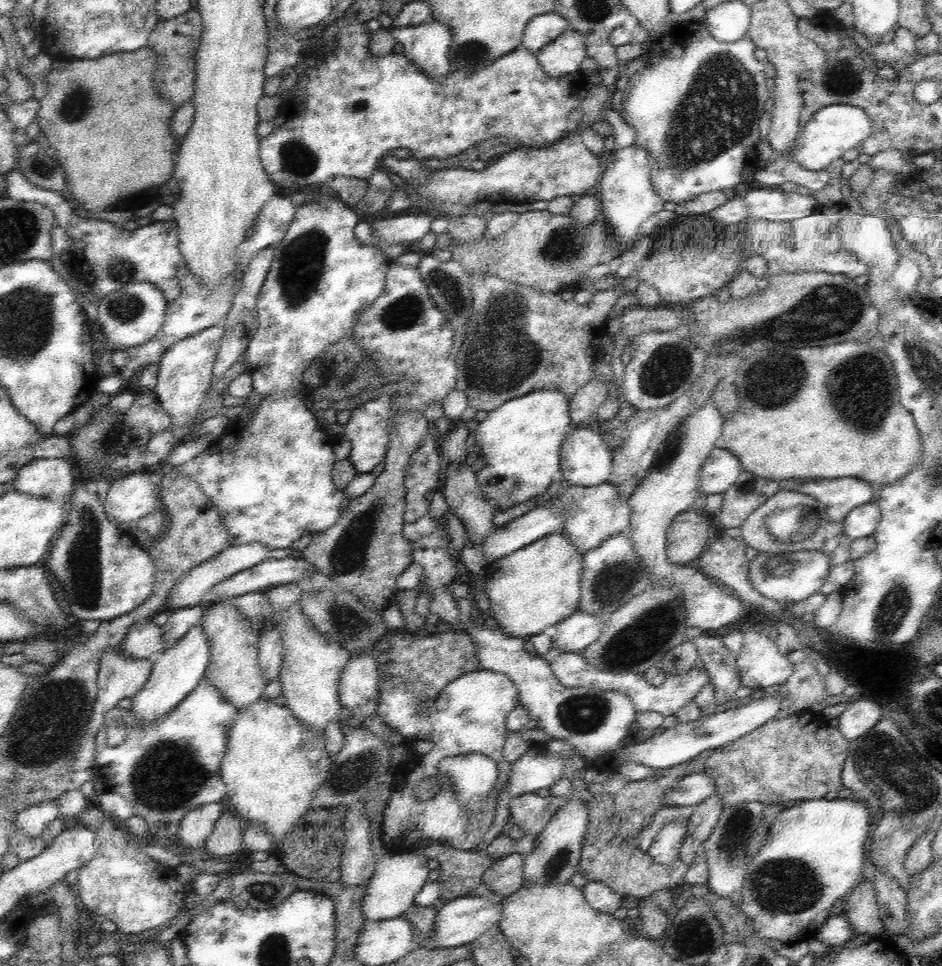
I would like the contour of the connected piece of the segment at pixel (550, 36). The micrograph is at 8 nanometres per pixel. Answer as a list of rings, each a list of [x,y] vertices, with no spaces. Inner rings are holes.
[[[541,13],[534,16],[526,28],[524,28],[520,48],[526,49],[535,54],[551,40],[558,38],[562,32],[568,30],[570,24],[568,20],[559,13]]]

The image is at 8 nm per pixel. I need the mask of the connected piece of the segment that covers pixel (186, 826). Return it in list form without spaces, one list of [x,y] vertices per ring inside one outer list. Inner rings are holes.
[[[215,802],[187,811],[180,821],[177,837],[184,851],[202,851],[211,836],[215,822],[223,815],[222,803]]]

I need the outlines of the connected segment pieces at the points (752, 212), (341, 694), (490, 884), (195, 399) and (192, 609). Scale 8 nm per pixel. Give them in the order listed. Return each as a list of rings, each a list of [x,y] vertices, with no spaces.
[[[780,187],[758,188],[744,193],[747,216],[755,219],[791,221],[820,210],[813,194],[802,191],[783,192]]]
[[[369,651],[352,654],[338,680],[338,700],[344,708],[354,708],[379,694],[379,668]]]
[[[514,852],[493,862],[484,872],[482,883],[502,898],[517,893],[525,885],[523,867],[525,856]]]
[[[222,324],[209,326],[197,335],[188,337],[168,348],[160,360],[158,371],[158,384],[155,392],[160,406],[172,419],[173,429],[179,433],[190,430],[197,418],[200,402],[209,392],[212,376],[213,363],[218,354],[221,340],[224,336]]]
[[[200,604],[170,610],[166,623],[161,626],[166,646],[175,645],[190,628],[200,625],[204,613]]]

